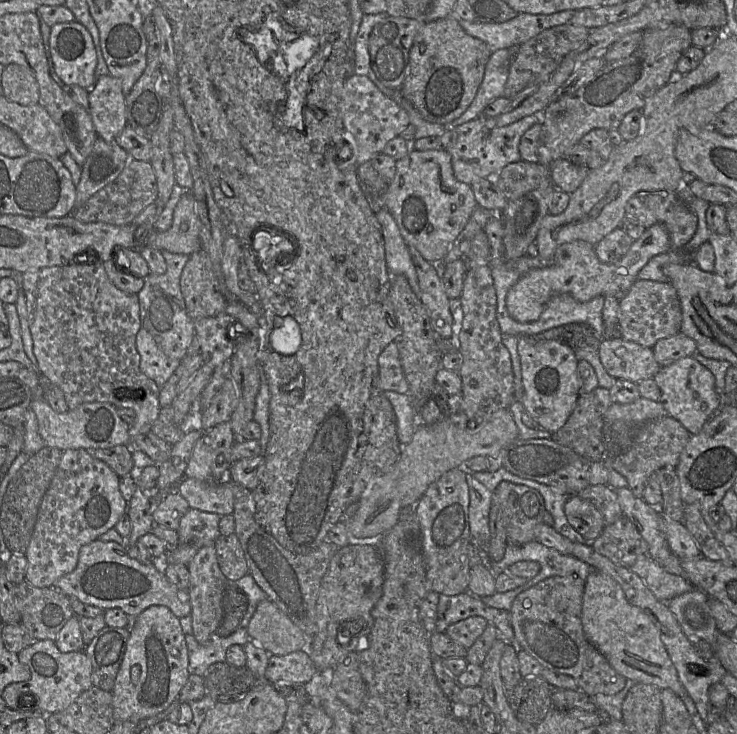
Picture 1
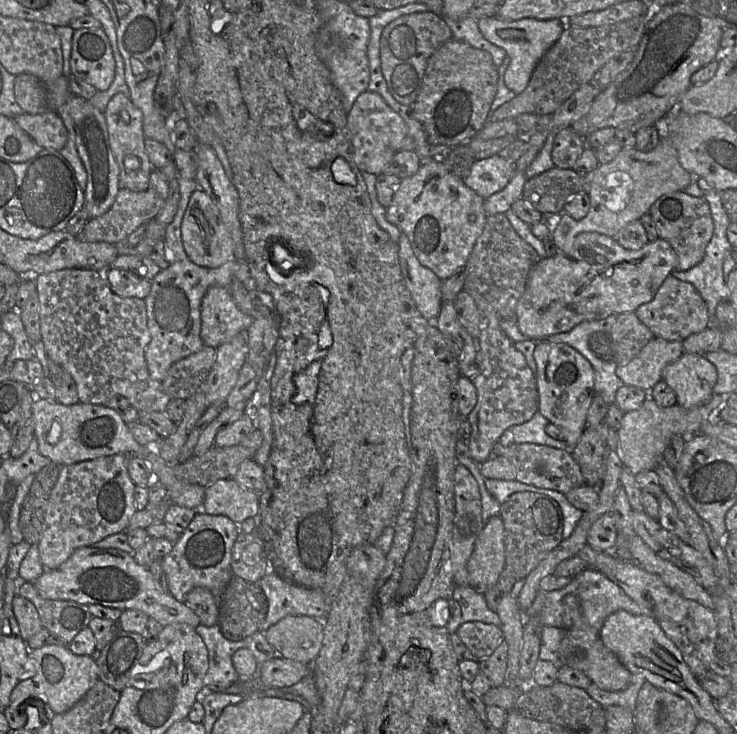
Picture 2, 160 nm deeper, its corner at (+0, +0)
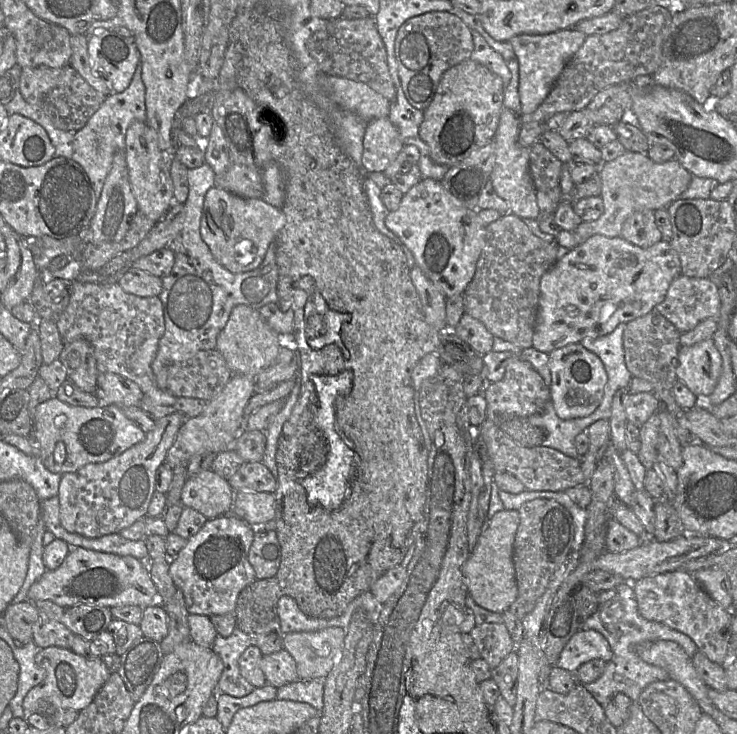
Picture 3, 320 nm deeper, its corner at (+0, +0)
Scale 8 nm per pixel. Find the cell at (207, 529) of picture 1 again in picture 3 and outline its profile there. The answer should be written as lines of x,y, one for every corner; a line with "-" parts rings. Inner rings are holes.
225,514
208,519
194,536
187,539
177,556
168,559
170,576
182,591
190,614
233,614
241,590
257,579
248,561
253,537
252,526
232,514

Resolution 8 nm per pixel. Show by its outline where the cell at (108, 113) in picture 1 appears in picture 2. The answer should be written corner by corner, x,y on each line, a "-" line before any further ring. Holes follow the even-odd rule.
116,93
102,112
108,131
110,148
119,166
122,187
142,192
148,188
151,172
155,169
145,150
142,112
134,106
129,96

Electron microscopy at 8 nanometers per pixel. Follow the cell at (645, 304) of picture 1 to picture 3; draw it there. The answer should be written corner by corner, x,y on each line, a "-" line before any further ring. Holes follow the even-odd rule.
679,275
671,282
665,299
656,305
654,310
662,314
681,333
688,332
702,321
719,316
721,310
719,288
708,277
696,278

